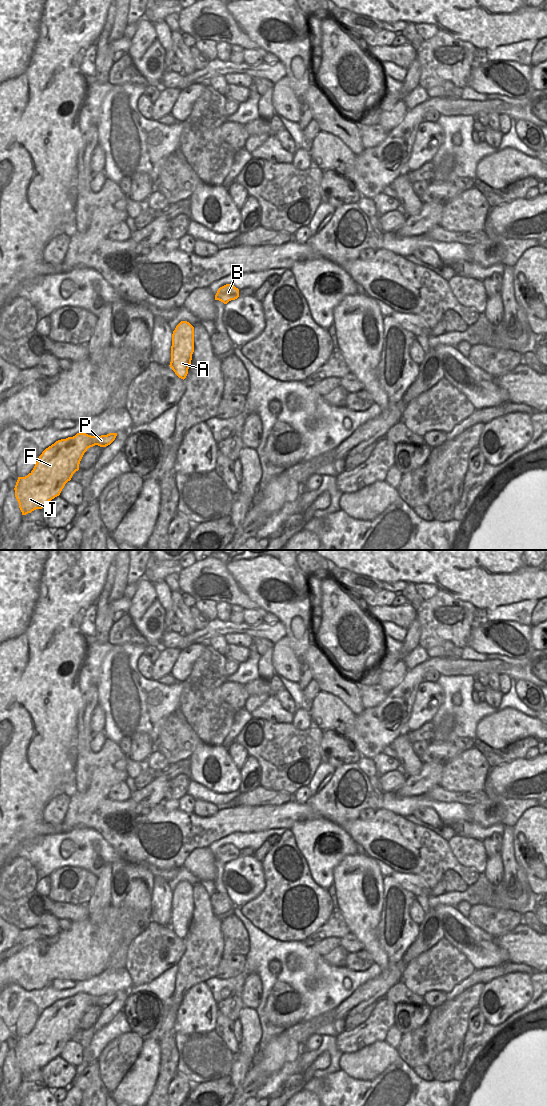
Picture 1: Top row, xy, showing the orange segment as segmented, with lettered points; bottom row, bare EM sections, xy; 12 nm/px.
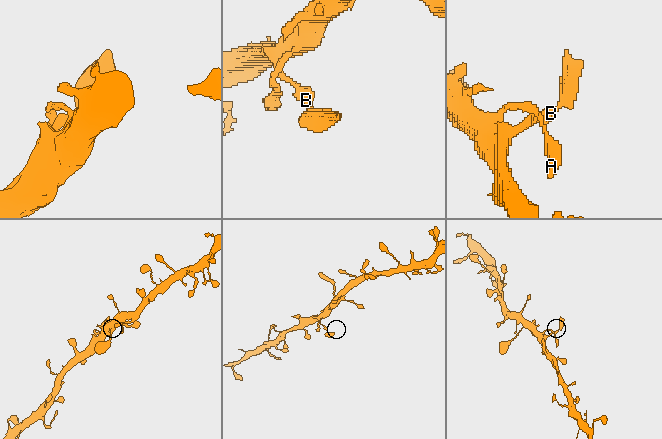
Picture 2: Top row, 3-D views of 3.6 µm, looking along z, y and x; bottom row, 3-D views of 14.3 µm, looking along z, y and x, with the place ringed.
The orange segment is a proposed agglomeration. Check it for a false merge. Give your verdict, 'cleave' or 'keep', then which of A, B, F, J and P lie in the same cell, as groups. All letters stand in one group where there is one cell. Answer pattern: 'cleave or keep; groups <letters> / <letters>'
keep; groups A B F J P

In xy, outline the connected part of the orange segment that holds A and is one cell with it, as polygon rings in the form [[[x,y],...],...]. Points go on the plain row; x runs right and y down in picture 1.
[[[181,881],[172,894],[170,927],[175,934],[185,939],[194,912],[194,887],[187,881]]]

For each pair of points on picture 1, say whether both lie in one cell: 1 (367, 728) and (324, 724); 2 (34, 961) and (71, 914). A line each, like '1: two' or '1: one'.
1: two
2: two

